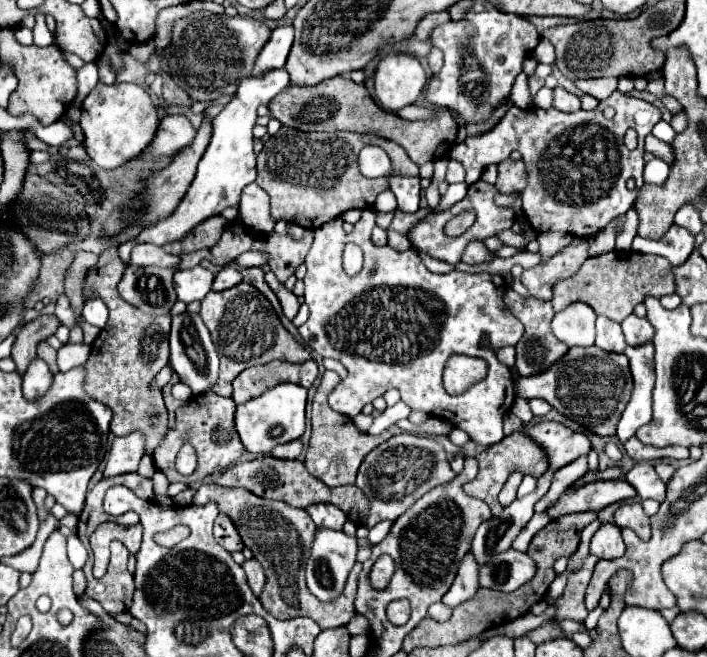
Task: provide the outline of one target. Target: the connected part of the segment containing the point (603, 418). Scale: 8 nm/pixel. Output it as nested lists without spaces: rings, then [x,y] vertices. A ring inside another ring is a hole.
[[[571,347],[547,371],[531,377],[517,377],[515,391],[523,399],[543,399],[561,415],[573,419],[585,429],[611,437],[615,435],[619,417],[629,403],[633,391],[633,377],[629,361],[623,353],[607,353],[599,347]]]

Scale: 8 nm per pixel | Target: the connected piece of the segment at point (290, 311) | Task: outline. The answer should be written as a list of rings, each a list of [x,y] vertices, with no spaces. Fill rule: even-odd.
[[[267,271],[267,273],[265,273],[265,281],[267,281],[267,285],[273,289],[273,293],[277,295],[277,299],[281,301],[281,307],[283,307],[285,317],[287,317],[287,319],[293,319],[293,317],[297,315],[297,311],[299,311],[299,299],[297,299],[289,289],[285,289],[283,283],[277,281],[277,277],[273,275],[273,271]]]

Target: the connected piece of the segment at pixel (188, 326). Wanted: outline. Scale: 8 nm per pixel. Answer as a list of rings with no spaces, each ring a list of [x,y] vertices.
[[[197,313],[173,315],[169,343],[171,343],[169,365],[179,375],[181,383],[189,385],[193,395],[201,395],[201,393],[211,391],[213,385],[217,383],[217,375],[219,375],[219,357],[217,357],[215,345],[209,337],[209,331],[207,331],[203,319]]]

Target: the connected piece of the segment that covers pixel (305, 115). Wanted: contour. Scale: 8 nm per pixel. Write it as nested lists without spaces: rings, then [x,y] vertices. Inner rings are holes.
[[[333,77],[317,83],[315,87],[299,87],[289,85],[281,95],[273,97],[267,105],[271,117],[275,117],[281,125],[293,127],[299,131],[355,131],[355,133],[373,133],[377,137],[385,137],[401,145],[407,155],[417,163],[423,165],[427,161],[441,159],[457,139],[457,123],[447,109],[441,109],[439,115],[431,119],[417,119],[407,121],[397,117],[395,113],[383,111],[369,95],[365,85],[359,85],[345,77]]]

